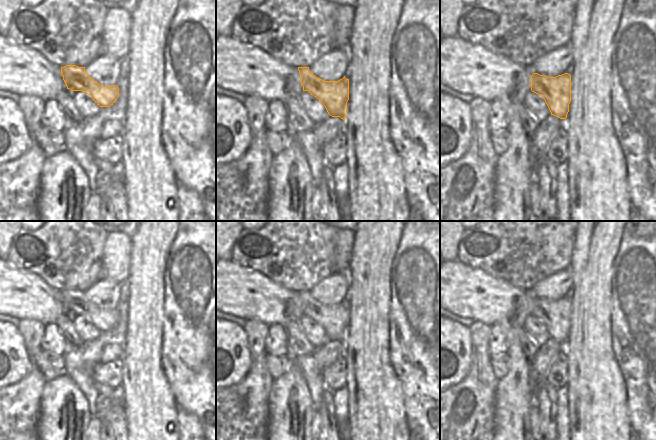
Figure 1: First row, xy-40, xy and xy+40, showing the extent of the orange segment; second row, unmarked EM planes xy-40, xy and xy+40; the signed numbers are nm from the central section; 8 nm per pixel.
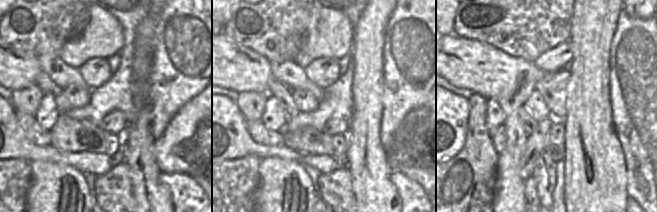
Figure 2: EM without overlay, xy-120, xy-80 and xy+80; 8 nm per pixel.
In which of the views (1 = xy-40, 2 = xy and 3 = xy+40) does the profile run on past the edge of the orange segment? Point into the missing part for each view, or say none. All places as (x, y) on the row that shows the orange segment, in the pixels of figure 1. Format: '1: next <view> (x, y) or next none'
1: next none
2: next none
3: next none

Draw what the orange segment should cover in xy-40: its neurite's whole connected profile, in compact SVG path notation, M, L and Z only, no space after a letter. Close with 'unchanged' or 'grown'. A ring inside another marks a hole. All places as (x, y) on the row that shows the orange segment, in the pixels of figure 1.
M66 65L61 67L61 74L67 89L82 91L90 95L93 101L100 107L110 107L119 96L117 85L110 87L100 85L85 72L85 67Z; unchanged

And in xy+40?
M533 73L531 91L540 95L546 102L551 115L566 119L571 102L571 75L564 73L556 77L548 77Z; unchanged

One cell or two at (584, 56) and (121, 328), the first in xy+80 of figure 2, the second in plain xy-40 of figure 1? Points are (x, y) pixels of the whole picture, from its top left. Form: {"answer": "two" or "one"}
{"answer": "two"}

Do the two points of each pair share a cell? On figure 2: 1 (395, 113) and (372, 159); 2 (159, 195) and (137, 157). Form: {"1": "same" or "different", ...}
{"1": "different", "2": "same"}

